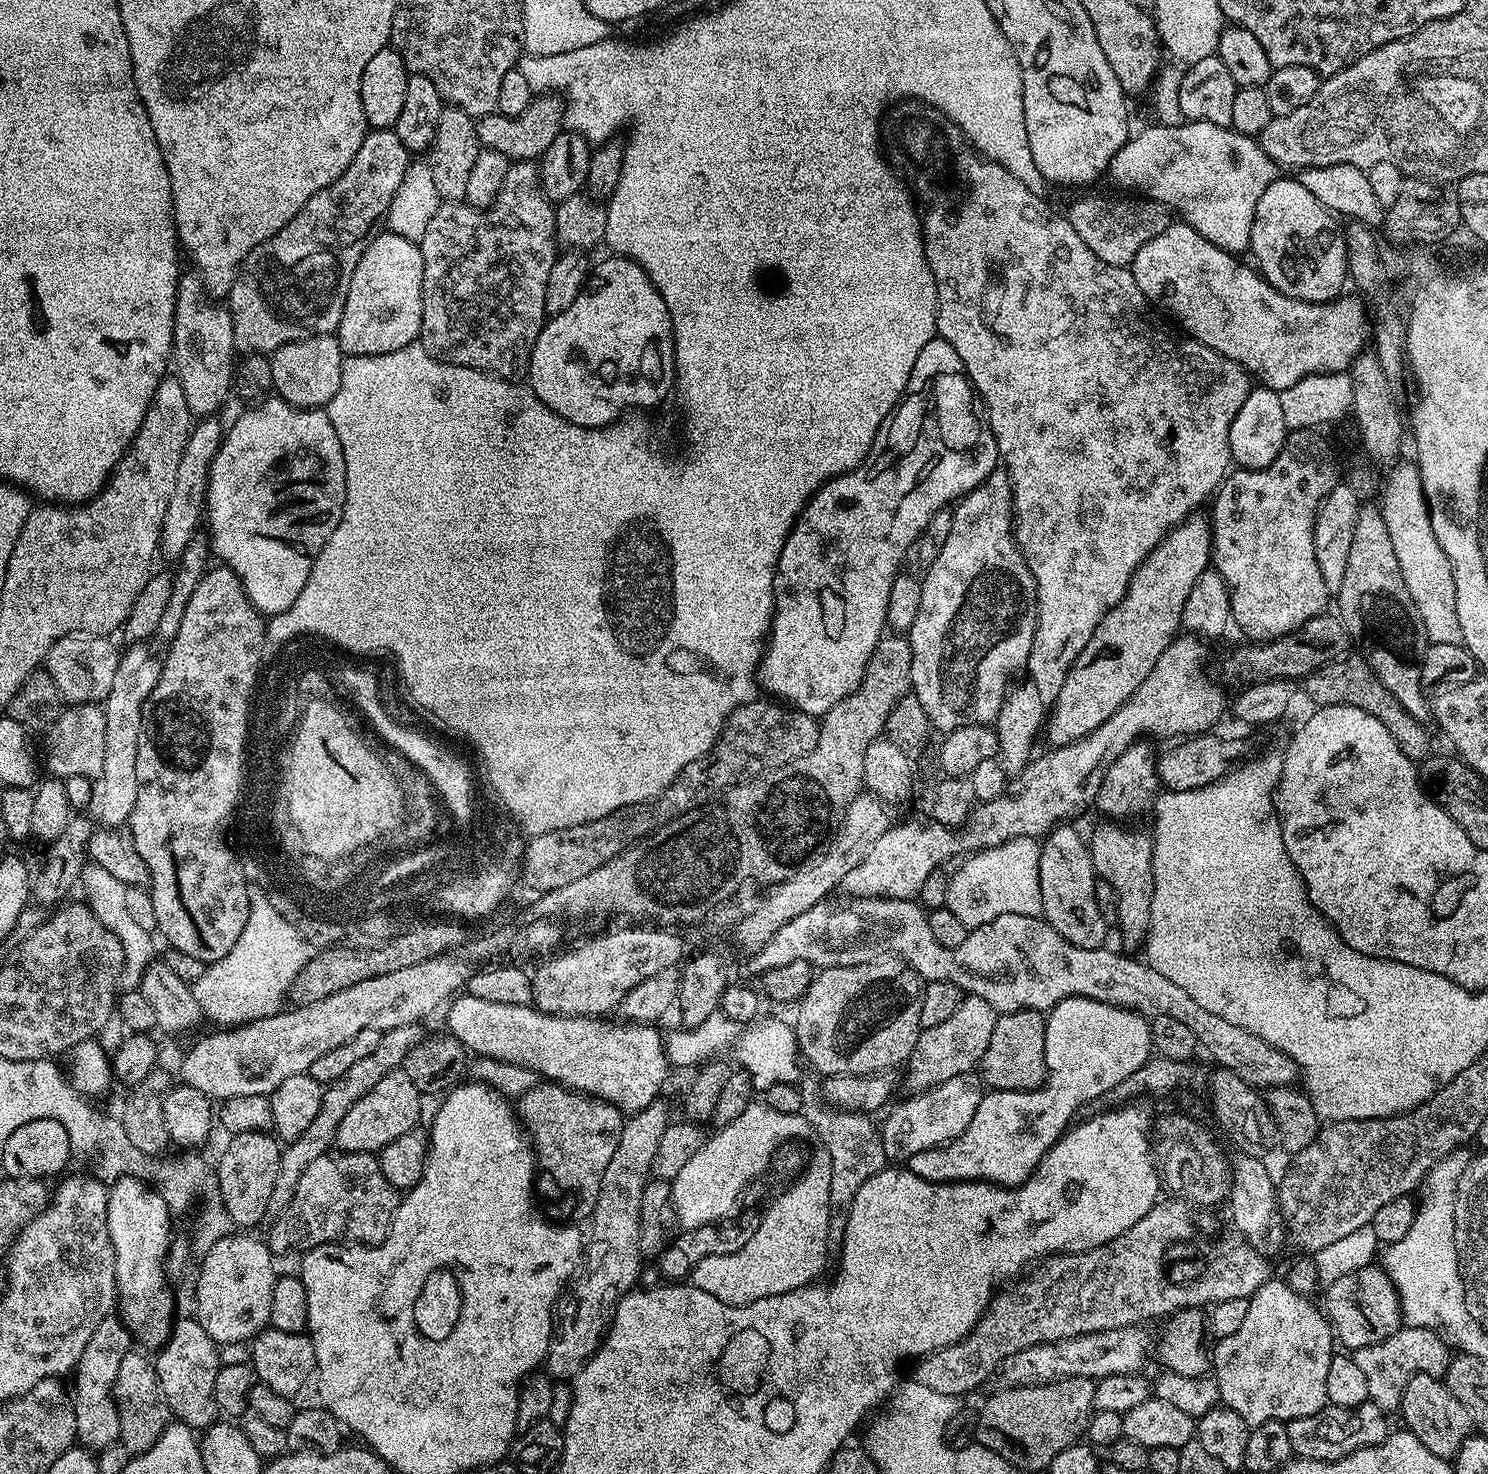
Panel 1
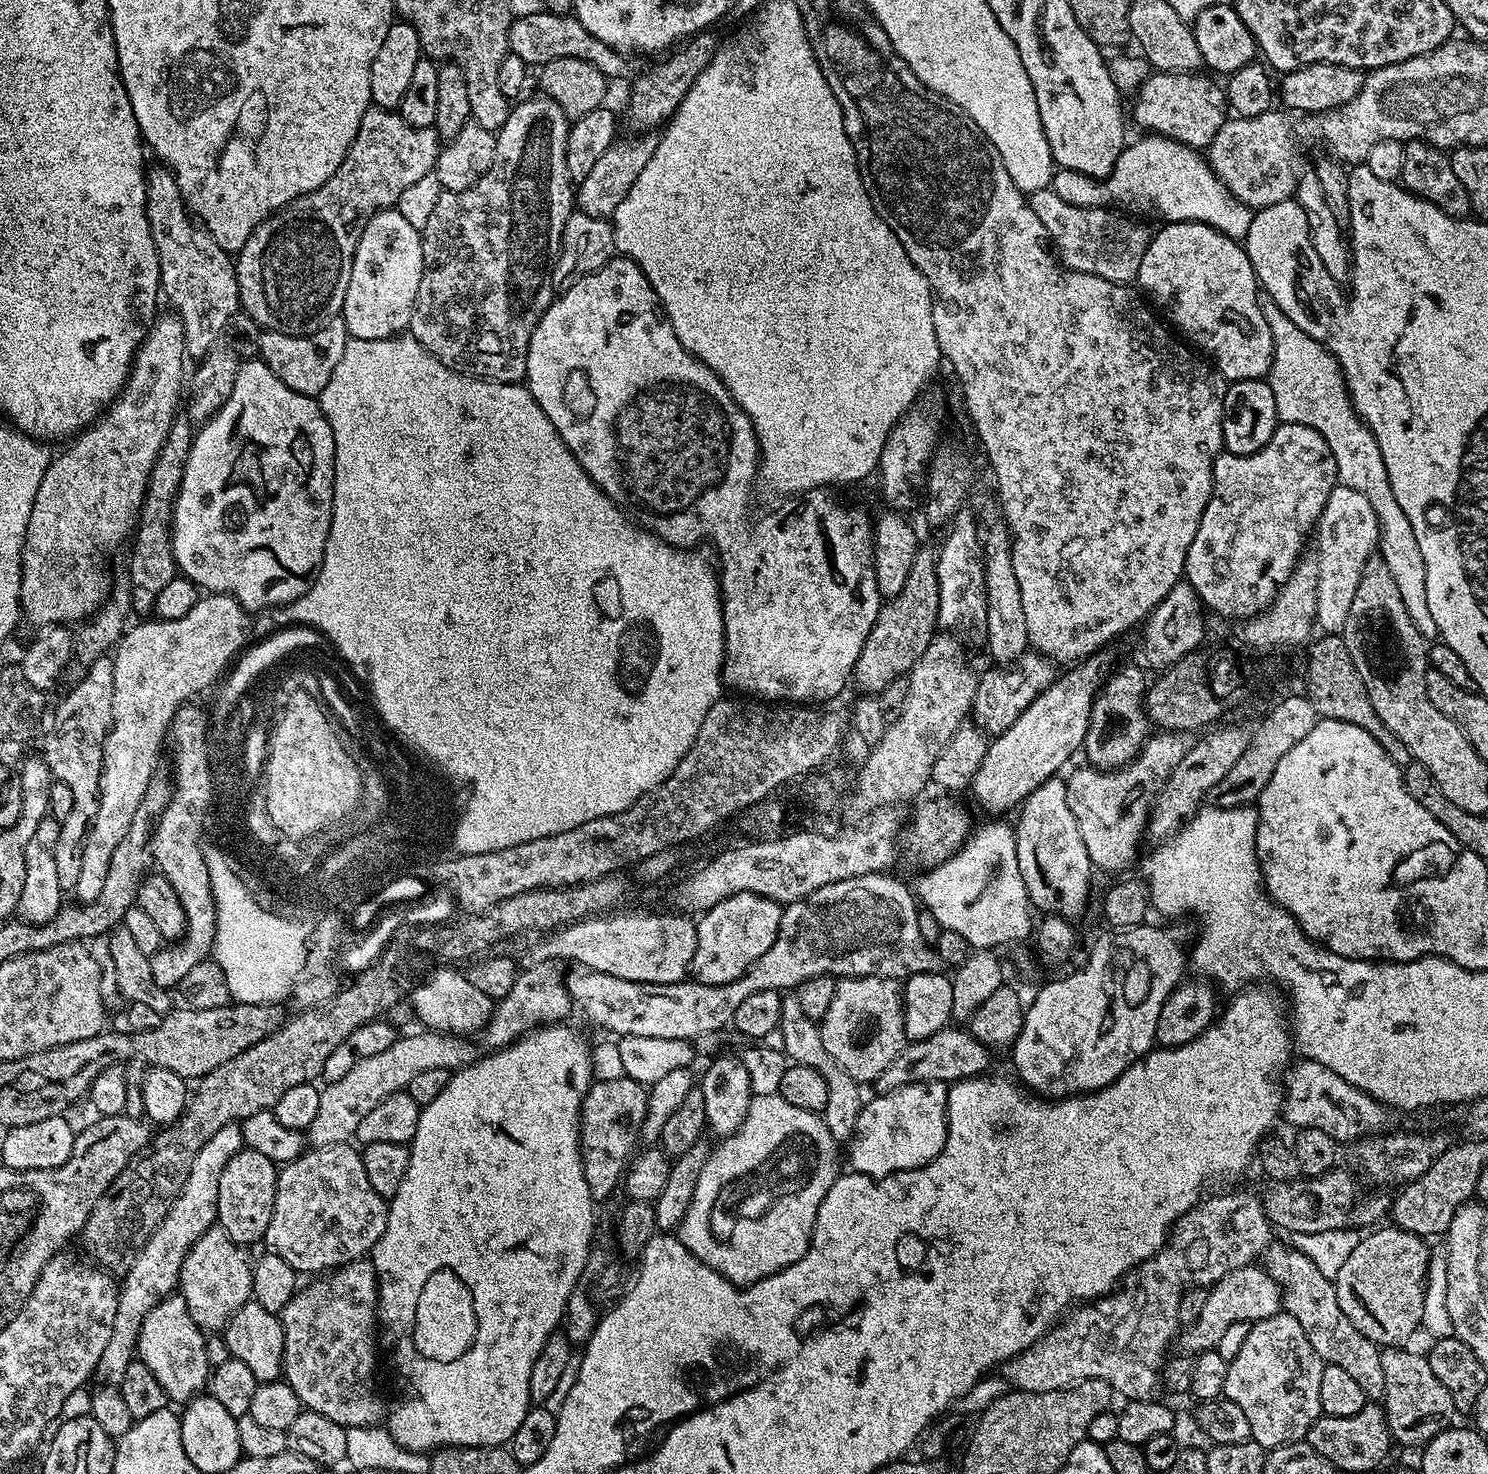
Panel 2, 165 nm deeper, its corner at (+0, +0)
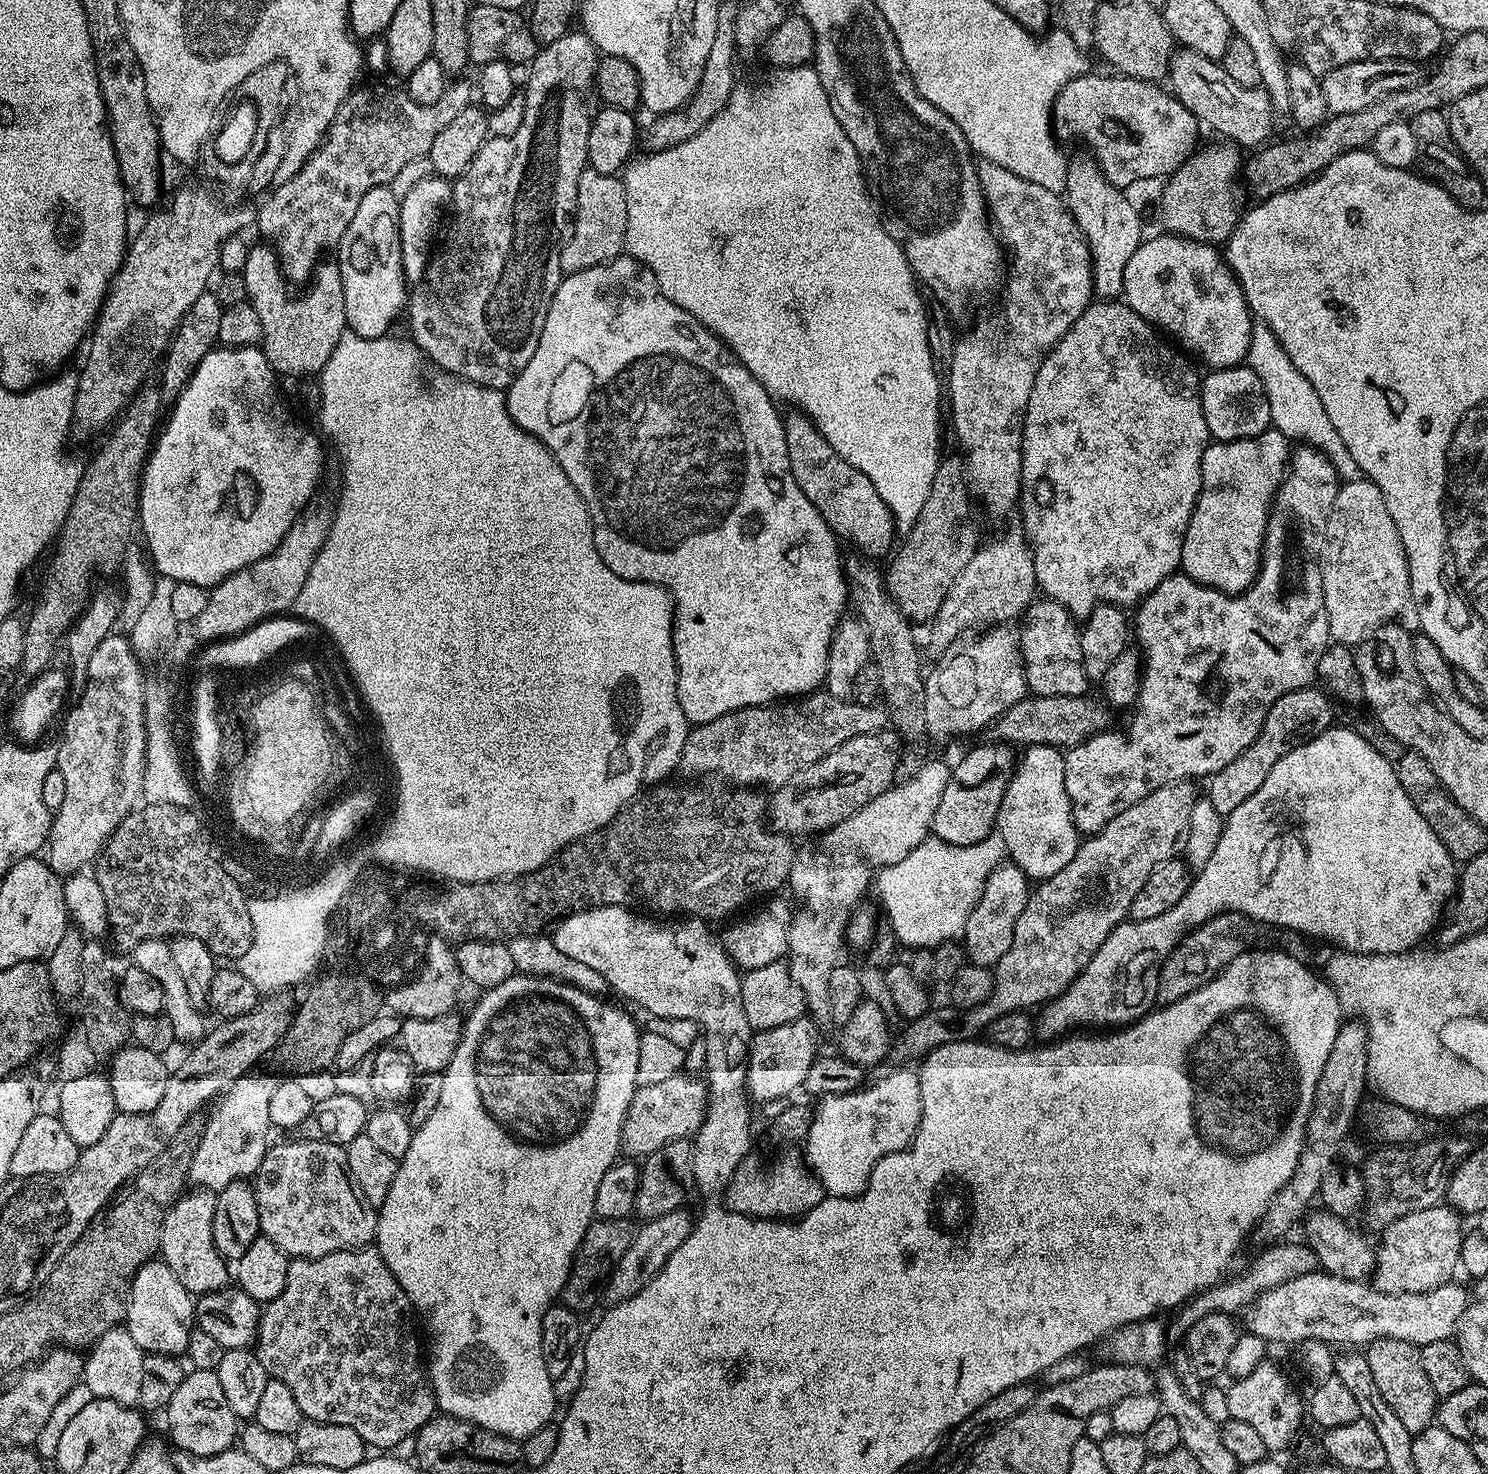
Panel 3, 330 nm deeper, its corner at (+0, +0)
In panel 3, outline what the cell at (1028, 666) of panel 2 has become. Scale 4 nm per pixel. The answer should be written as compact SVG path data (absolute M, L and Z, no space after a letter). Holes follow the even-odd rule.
M1036 598L1025 610L1022 623L1024 629L1019 629L1018 639L1029 693L1033 696L1085 695L1090 681L1082 662L1080 628L1073 616L1058 602Z

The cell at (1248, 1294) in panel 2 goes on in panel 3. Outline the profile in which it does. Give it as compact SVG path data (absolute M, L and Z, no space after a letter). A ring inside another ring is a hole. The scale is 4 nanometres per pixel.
M1313 1270L1262 1292L1247 1305L1242 1318L1245 1324L1243 1327L1247 1331L1258 1334L1264 1341L1273 1345L1276 1343L1299 1346L1304 1340L1321 1340L1331 1346L1367 1346L1382 1338L1398 1338L1402 1342L1419 1346L1453 1339L1456 1335L1456 1323L1468 1309L1469 1299L1469 1289L1467 1292L1462 1285L1455 1282L1440 1284L1429 1292L1381 1292L1379 1288L1364 1280L1347 1280L1332 1276L1323 1270Z

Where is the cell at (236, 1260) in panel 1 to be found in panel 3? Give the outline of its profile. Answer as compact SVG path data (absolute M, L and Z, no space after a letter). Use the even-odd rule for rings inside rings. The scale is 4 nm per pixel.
M188 1190L164 1215L164 1225L160 1231L160 1250L164 1264L174 1270L178 1282L186 1286L193 1297L205 1296L207 1292L217 1292L230 1284L230 1264L218 1254L214 1246L214 1206L216 1192L212 1190Z

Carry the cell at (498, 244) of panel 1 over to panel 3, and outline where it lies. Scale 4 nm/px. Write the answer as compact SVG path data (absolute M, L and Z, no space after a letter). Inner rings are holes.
M569 30L564 36L558 38L557 41L552 41L549 44L543 45L537 51L537 54L530 61L530 69L528 72L528 89L522 92L524 97L524 113L522 114L522 126L518 126L518 130L514 130L514 134L509 136L492 136L491 138L484 141L484 144L478 150L478 154L474 158L474 162L470 162L468 169L461 174L461 176L455 177L454 183L452 184L452 198L450 201L450 216L452 212L452 221L448 224L448 233L444 236L444 248L437 247L433 251L430 257L430 263L426 271L424 271L424 277L411 289L410 299L406 305L406 320L408 316L408 328L410 333L410 339L417 348L420 349L421 353L429 361L433 360L437 364L441 373L447 374L453 378L459 378L462 380L469 380L472 384L481 384L487 388L498 388L501 390L507 389L508 385L515 380L516 375L524 369L526 362L530 362L530 358L534 358L534 350L538 350L538 338L542 334L542 326L546 322L546 314L548 313L548 307L550 302L554 298L554 294L558 290L560 281L562 279L562 273L560 270L560 255L562 250L567 246L569 238L572 236L572 222L574 219L574 213L576 210L576 199L578 198L578 178L584 172L588 162L588 143L590 142L590 126L594 122L596 113L598 111L598 97L596 95L596 65L598 63L598 50L592 44L592 40L582 30Z

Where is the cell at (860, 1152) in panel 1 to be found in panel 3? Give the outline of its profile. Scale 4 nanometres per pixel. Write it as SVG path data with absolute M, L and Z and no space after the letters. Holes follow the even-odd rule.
M799 849L793 855L791 872L788 875L786 885L793 896L804 904L804 908L793 915L792 925L789 927L786 963L794 982L798 982L798 986L802 986L807 1015L820 1026L832 1024L832 1015L830 1014L830 973L835 970L837 964L841 963L840 950L846 946L846 927L857 907L856 902L863 896L864 891L867 888L869 891L870 888L869 865L865 861L854 858L848 859L852 860L834 863L816 852L810 850L800 851Z

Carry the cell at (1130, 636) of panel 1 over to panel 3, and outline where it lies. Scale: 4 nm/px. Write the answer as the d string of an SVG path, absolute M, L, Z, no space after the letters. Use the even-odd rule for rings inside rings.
M984 742L981 748L972 748L952 768L952 776L938 802L938 810L934 810L931 835L937 840L954 846L970 846L982 842L982 838L993 835L996 826L996 815L1002 806L1002 798L1006 794L1006 786L1012 773L1016 771L1018 756L1009 745L999 742Z

